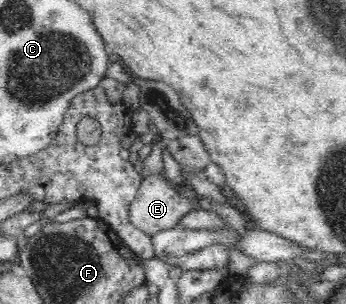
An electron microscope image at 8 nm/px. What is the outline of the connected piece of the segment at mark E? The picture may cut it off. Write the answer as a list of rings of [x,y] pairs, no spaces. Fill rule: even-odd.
[[[148,176],[130,204],[128,221],[152,237],[157,232],[180,226],[186,214],[198,208],[198,202],[186,200],[166,177]]]

